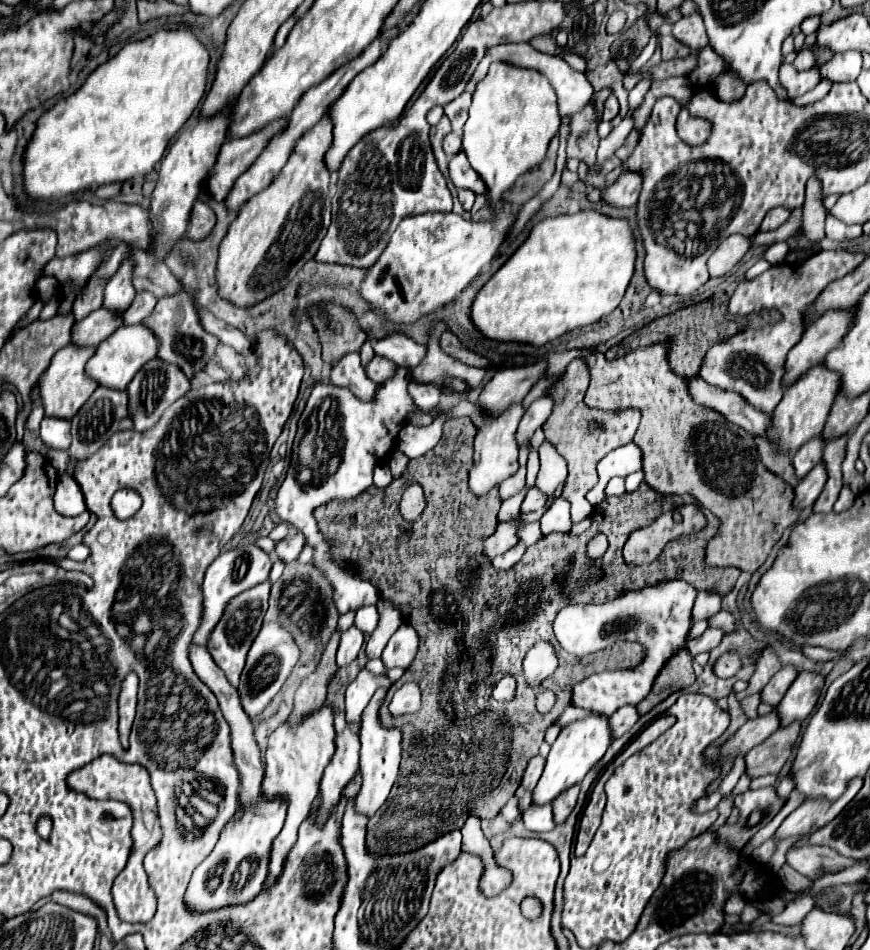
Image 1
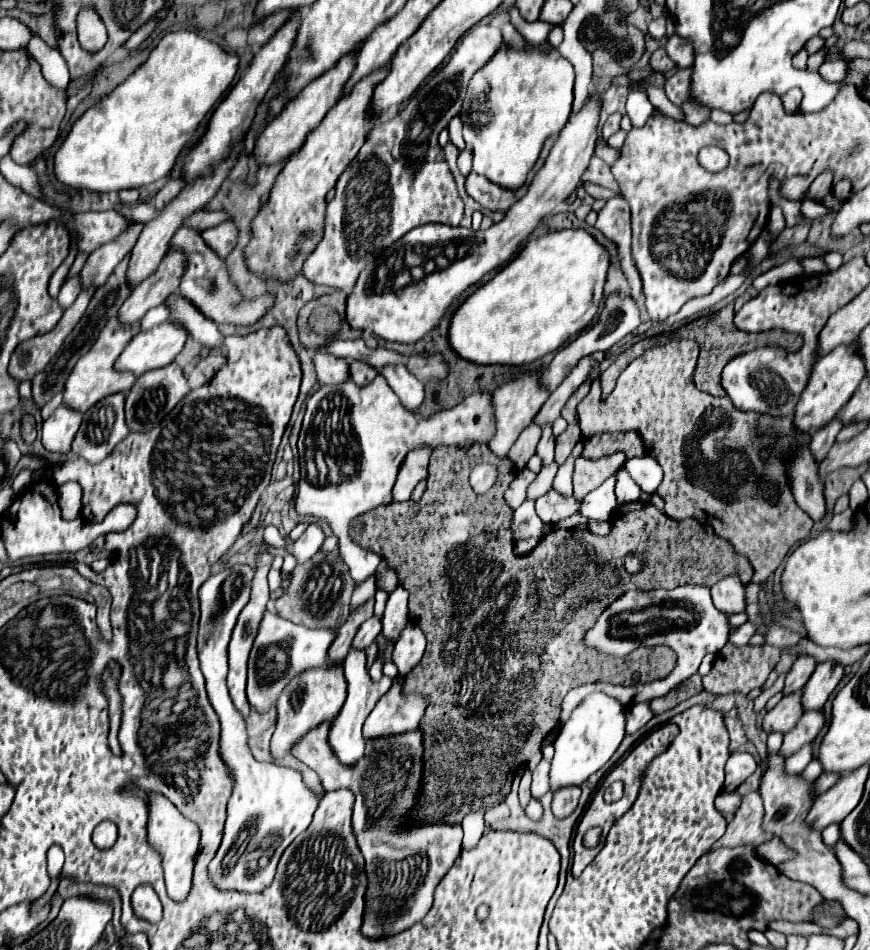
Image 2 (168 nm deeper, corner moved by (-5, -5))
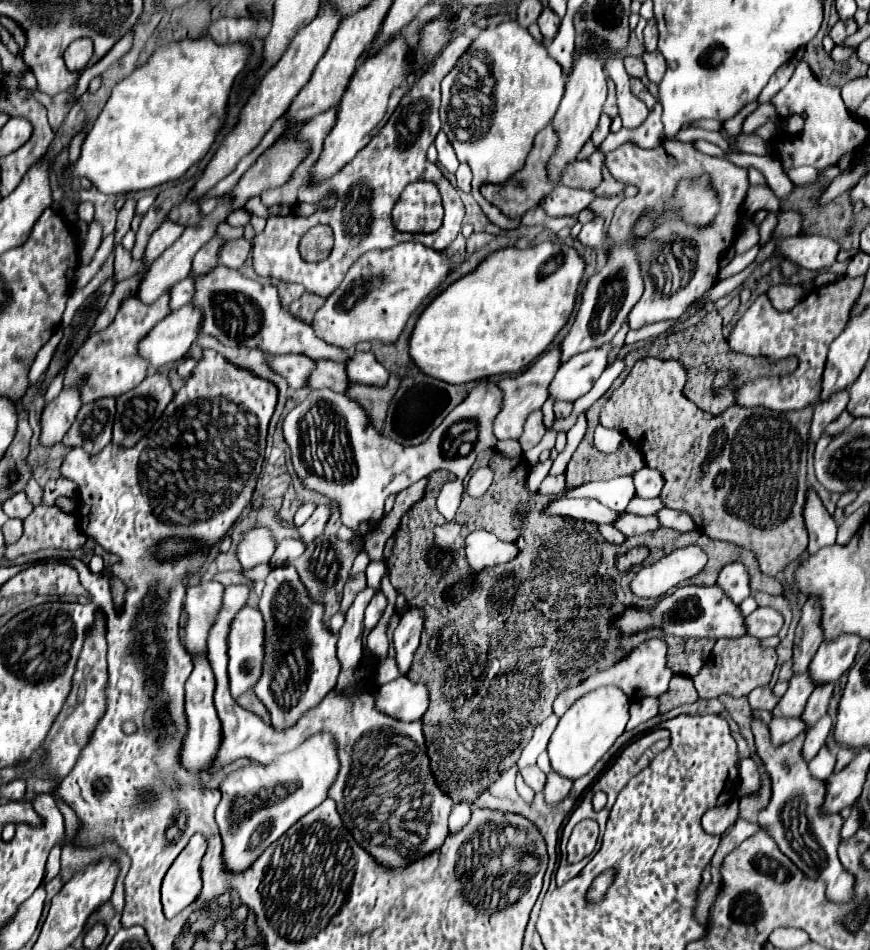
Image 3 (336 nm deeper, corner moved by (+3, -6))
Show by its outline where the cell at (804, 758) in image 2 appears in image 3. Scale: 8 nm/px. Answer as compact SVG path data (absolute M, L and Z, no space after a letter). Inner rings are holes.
M823 716L823 720L819 720L809 732L807 732L807 738L805 738L805 744L803 744L803 758L809 762L825 744L825 738L827 734L831 732L831 718L829 716Z

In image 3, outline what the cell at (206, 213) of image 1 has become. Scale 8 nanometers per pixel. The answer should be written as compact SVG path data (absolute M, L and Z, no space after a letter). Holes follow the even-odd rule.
M237 238L237 240L227 240L223 242L223 248L219 248L219 264L227 266L227 268L239 268L245 258L251 252L251 244L245 238Z

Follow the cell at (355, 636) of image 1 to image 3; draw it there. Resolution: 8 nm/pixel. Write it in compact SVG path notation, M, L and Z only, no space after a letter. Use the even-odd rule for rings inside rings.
M383 592L375 594L373 600L369 602L367 610L365 610L365 620L363 620L365 630L373 630L373 628L375 628L375 624L379 622L379 618L381 618L385 606L387 606L387 598L385 598L385 594L383 594Z

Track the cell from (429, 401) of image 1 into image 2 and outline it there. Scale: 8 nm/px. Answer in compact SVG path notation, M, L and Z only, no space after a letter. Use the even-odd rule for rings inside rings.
M401 363L385 365L377 371L387 381L387 385L395 391L395 395L399 397L399 401L403 403L405 409L413 411L415 407L419 407L419 403L423 403L423 383L417 381L407 371L405 365L401 365Z

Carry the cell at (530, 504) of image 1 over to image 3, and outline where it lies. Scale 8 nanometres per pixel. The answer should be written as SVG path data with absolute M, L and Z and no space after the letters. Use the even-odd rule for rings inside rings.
M559 498L545 506L545 516L569 516L575 520L595 522L595 524L611 524L617 518L617 512L605 508L597 500L567 500Z

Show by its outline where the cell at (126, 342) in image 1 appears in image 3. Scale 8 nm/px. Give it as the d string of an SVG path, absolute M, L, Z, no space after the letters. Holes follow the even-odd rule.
M189 304L179 308L177 312L171 312L139 342L139 356L143 356L143 360L149 362L151 370L157 370L161 366L181 360L189 352L191 344L195 342L195 338L199 334L199 322L201 322L201 312Z

